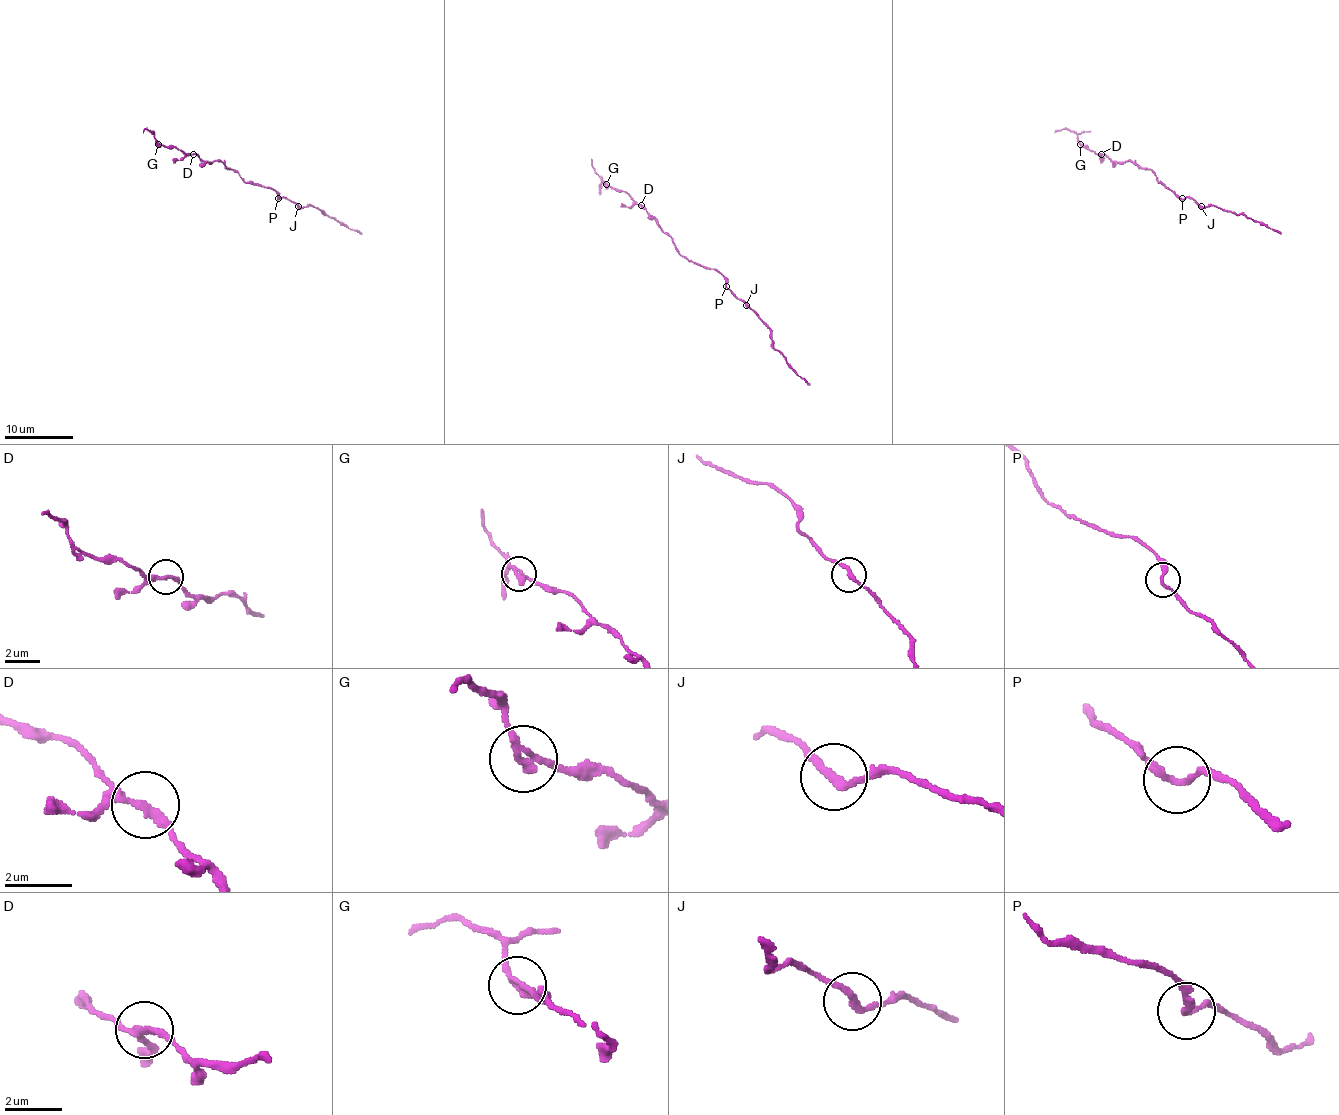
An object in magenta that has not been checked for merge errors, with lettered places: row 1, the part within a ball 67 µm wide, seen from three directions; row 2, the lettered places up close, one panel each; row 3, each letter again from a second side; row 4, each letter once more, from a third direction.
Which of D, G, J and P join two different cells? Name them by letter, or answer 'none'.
G

